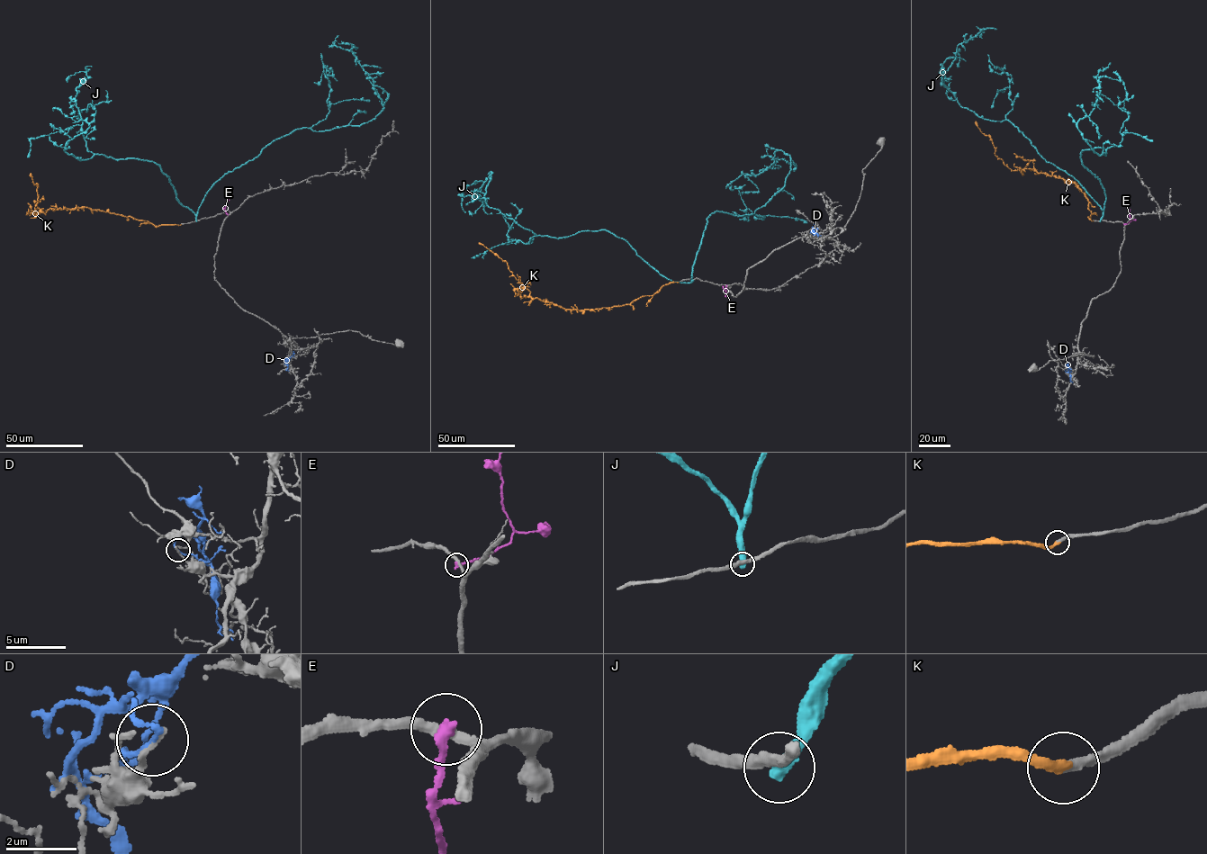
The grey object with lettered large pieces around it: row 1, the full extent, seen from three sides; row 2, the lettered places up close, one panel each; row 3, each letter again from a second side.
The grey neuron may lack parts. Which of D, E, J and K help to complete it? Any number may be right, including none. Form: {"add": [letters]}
{"add": ["K"]}

